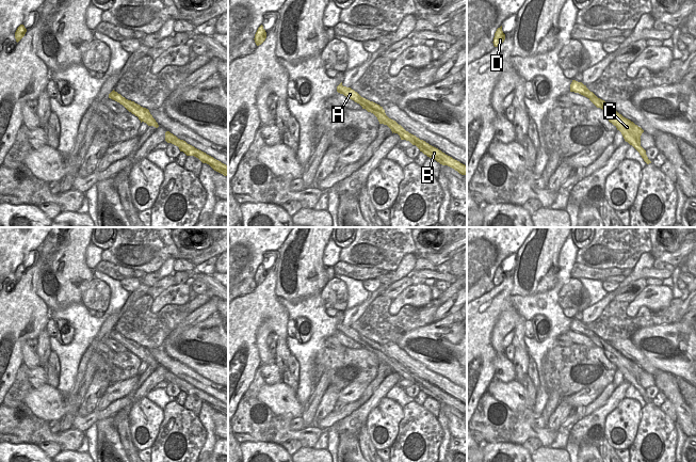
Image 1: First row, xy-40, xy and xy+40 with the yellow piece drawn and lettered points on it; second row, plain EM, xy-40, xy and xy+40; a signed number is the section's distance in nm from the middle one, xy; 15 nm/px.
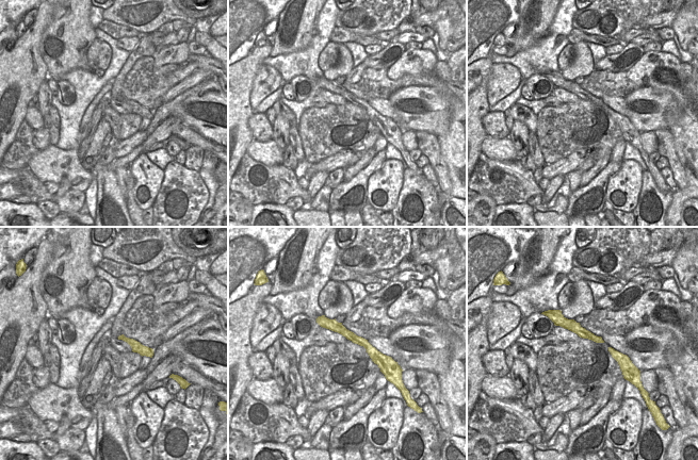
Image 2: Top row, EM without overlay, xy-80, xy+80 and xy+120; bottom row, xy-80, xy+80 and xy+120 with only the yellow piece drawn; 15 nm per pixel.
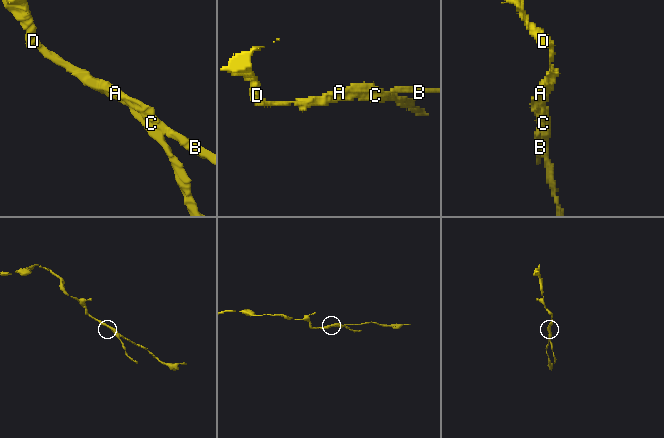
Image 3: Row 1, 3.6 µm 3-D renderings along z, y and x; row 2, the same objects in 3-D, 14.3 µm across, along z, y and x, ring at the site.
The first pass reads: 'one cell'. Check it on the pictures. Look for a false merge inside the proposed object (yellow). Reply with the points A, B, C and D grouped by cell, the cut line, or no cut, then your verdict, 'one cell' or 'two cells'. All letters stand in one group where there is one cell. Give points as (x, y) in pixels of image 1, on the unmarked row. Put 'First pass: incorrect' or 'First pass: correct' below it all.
A C D / B | xy (405, 369), (400, 376) | two cells
First pass: incorrect

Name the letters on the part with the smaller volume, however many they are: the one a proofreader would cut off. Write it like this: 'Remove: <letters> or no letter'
Remove: B.

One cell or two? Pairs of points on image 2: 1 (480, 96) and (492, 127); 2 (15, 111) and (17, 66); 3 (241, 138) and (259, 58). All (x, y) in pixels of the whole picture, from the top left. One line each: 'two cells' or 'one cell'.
1: two cells
2: one cell
3: one cell

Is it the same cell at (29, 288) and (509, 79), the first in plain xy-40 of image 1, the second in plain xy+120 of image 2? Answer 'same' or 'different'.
different

